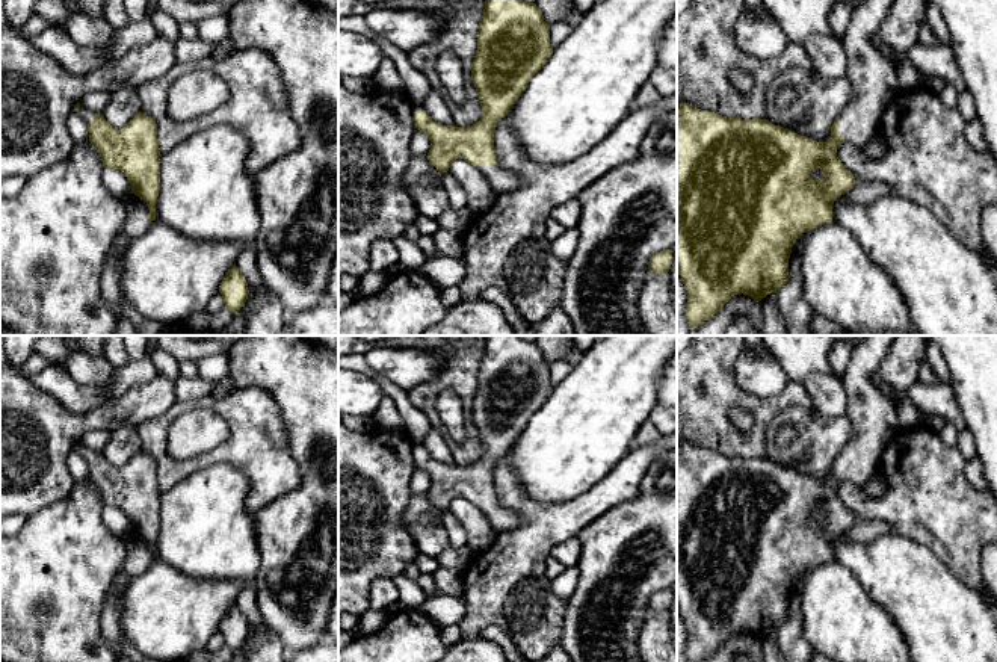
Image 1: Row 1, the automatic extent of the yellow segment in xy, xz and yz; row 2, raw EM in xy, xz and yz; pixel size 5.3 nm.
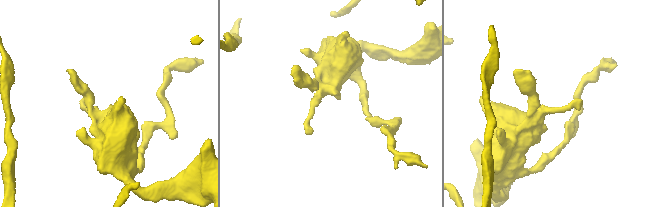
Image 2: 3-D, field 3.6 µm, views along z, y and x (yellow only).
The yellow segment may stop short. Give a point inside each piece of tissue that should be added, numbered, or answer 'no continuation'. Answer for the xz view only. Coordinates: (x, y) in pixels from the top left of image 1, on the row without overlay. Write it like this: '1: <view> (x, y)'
1: xz (502, 519)

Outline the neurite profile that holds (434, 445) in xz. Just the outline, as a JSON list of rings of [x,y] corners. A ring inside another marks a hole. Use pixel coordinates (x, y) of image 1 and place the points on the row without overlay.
[[[431,428],[426,434],[420,450],[429,453],[434,459],[443,464],[455,464],[450,449],[446,440],[441,437],[437,428]]]

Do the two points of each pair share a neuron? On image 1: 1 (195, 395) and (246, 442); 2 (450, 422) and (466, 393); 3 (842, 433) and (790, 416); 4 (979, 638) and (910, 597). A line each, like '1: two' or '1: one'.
1: two
2: two
3: one
4: one

